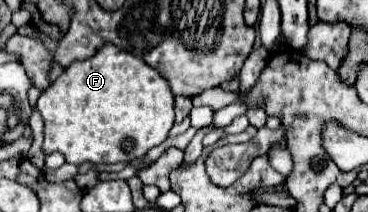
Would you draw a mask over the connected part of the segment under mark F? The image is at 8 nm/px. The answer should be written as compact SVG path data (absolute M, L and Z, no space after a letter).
M106 44L90 60L74 62L68 70L40 94L38 112L44 118L44 144L42 152L52 154L60 152L70 164L120 164L134 158L142 158L150 148L162 144L168 138L168 132L174 124L174 94L166 80L150 68L144 60L138 60L134 54Z

